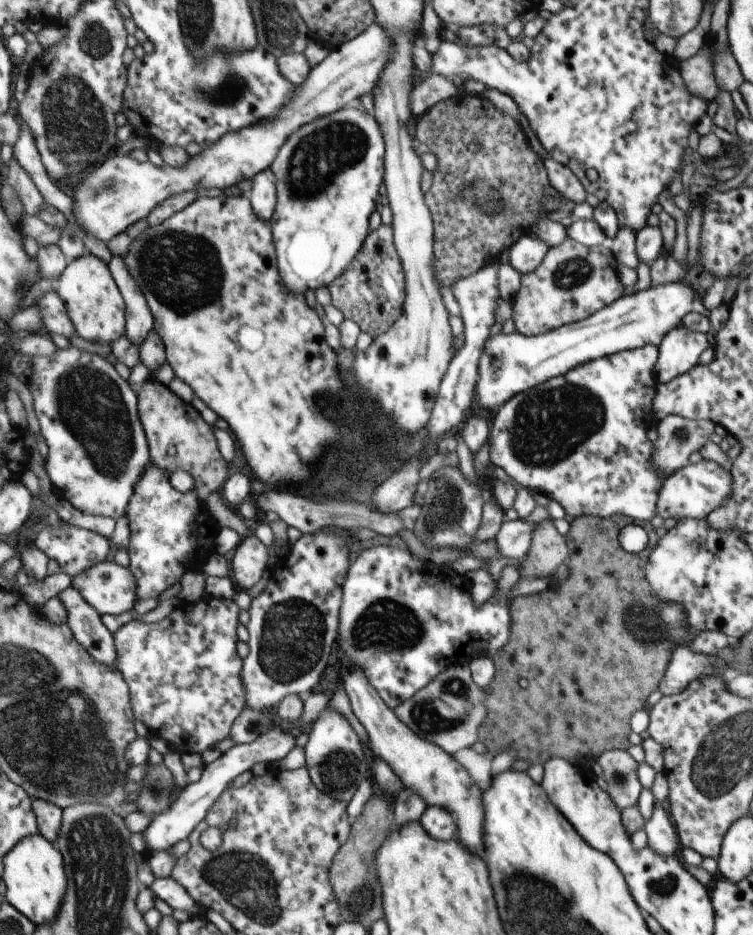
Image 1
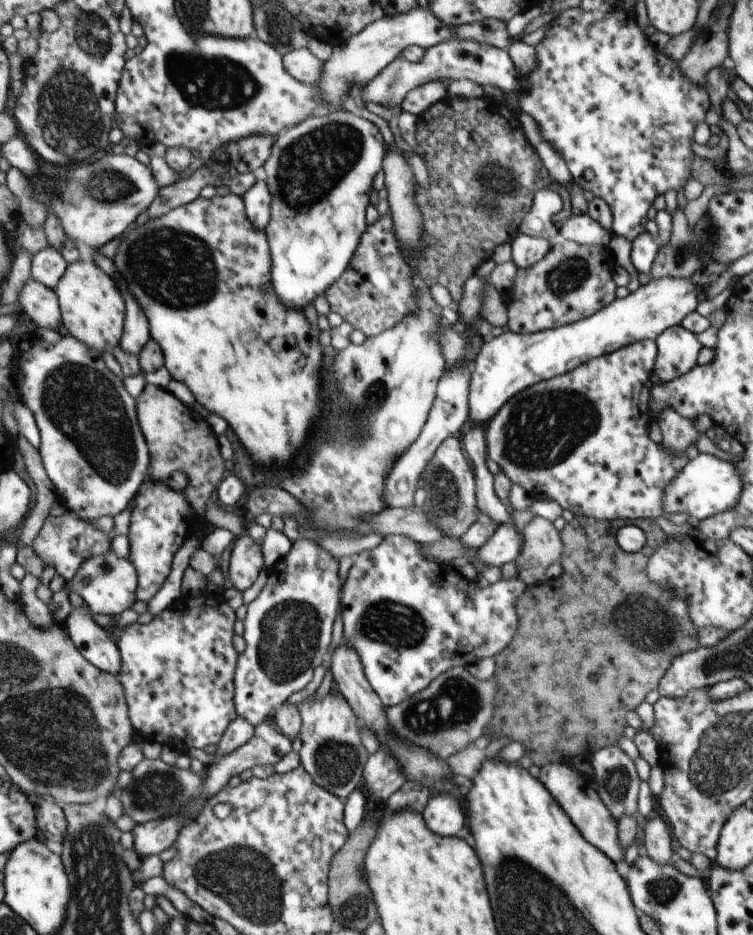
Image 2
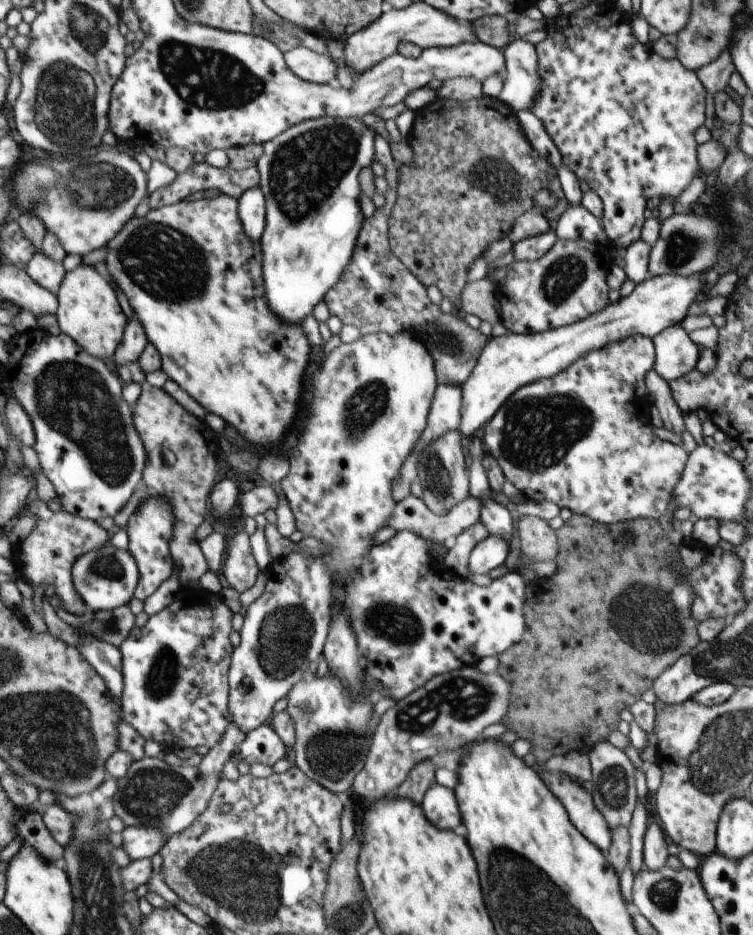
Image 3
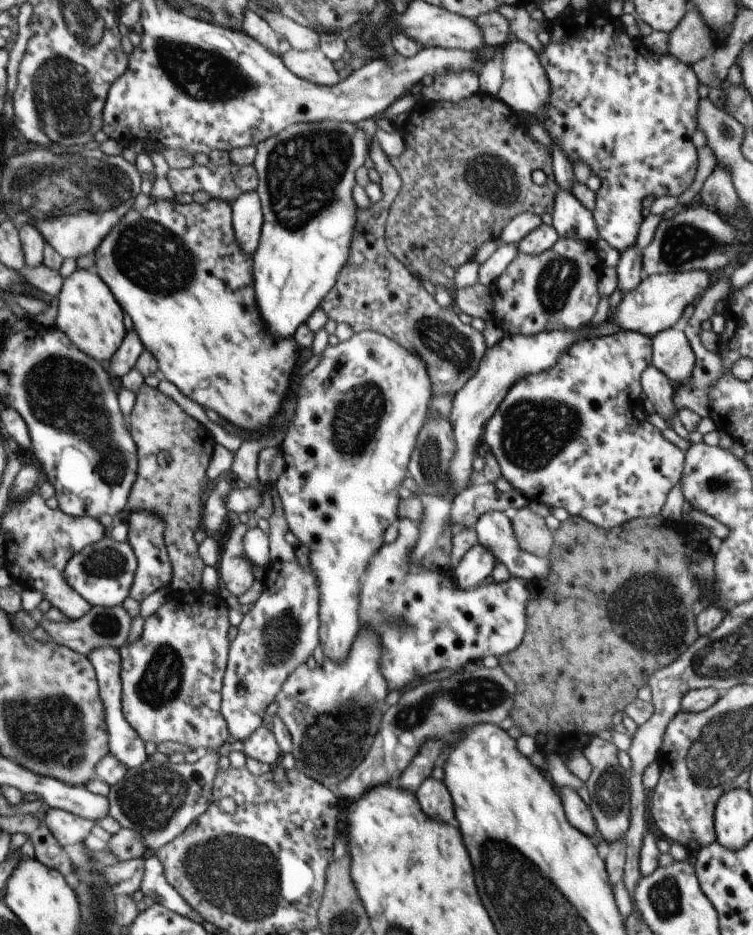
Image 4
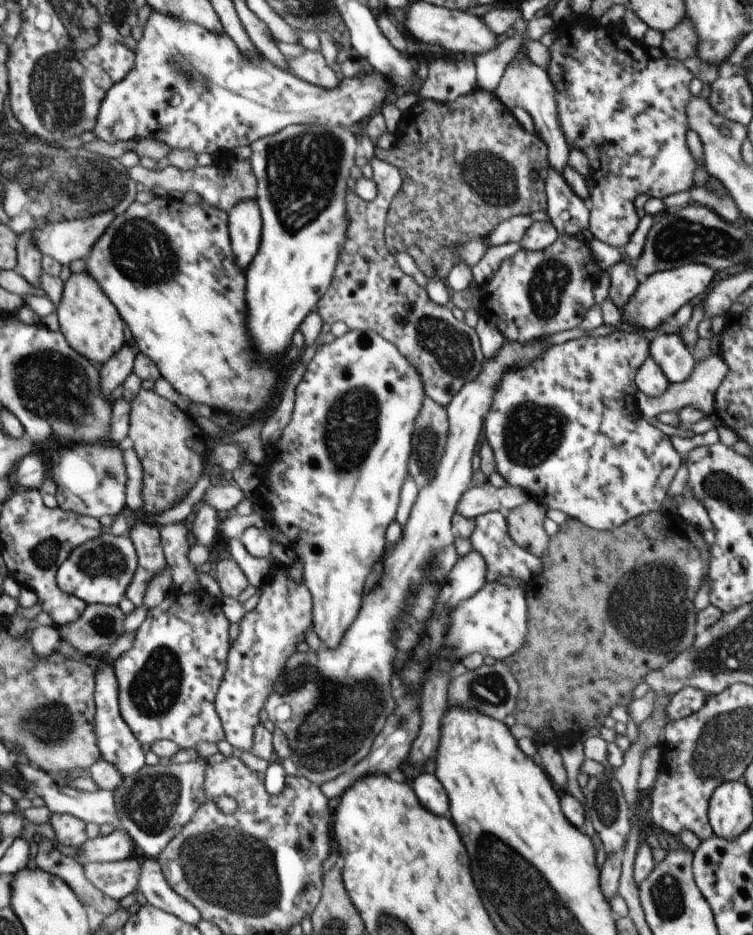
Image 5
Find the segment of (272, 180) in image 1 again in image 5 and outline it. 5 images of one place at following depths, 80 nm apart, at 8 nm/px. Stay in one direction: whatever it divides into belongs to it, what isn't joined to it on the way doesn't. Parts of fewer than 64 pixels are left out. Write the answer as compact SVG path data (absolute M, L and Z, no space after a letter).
M244 199L229 210L230 243L235 261L244 271L258 252L263 220L257 199Z

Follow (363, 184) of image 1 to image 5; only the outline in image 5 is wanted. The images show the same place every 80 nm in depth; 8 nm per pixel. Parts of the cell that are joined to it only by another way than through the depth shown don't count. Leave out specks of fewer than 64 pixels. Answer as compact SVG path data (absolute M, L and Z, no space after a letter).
M288 125L280 130L280 132L258 139L250 145L252 154L249 161L251 162L254 174L257 178L256 199L259 209L261 210L263 225L258 252L252 259L252 262L247 266L246 270L244 270L246 277L245 292L246 302L248 302L248 330L250 330L250 334L252 334L252 340L254 340L254 344L256 344L256 350L258 350L262 356L266 356L266 358L276 358L276 356L280 356L280 354L291 345L292 336L294 336L294 332L299 329L304 317L308 316L313 310L316 310L318 301L324 296L328 288L330 288L333 272L336 270L341 250L347 239L349 220L347 219L347 204L345 203L348 190L346 180L350 178L350 170L352 170L352 166L355 164L354 158L361 152L359 147L360 140L358 140L356 132L351 128L352 127L343 127L340 125Z

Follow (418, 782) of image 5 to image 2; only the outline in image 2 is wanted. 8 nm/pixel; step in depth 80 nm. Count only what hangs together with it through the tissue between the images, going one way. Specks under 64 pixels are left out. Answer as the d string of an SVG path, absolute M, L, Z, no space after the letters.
M445 793L430 796L423 812L422 818L426 820L426 826L440 836L458 836L466 822L460 803L455 797Z

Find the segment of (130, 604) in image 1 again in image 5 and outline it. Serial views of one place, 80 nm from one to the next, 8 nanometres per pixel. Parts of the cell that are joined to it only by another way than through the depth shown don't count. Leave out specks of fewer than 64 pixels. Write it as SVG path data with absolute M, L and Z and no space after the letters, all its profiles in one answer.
M104 529L96 538L83 542L74 548L70 556L60 565L56 576L59 587L87 601L88 605L118 605L127 594L127 588L134 582L138 570L138 553L128 533L121 537Z

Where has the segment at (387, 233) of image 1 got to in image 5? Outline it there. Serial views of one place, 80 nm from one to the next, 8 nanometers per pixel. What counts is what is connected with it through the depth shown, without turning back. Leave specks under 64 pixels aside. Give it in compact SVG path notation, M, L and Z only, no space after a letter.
M373 157L370 160L373 170L373 181L376 183L378 194L372 201L364 201L350 190L347 190L345 203L347 204L347 239L341 250L336 270L333 272L330 288L318 301L316 310L324 322L332 325L341 320L351 330L358 332L377 332L391 342L420 373L424 383L426 396L440 406L445 407L452 397L471 380L474 380L482 370L485 356L481 349L481 342L475 328L464 321L457 320L450 308L436 304L420 287L411 275L405 274L398 265L394 253L391 253L385 243L385 226L390 205L395 200L400 188L402 177L400 171L391 163Z

